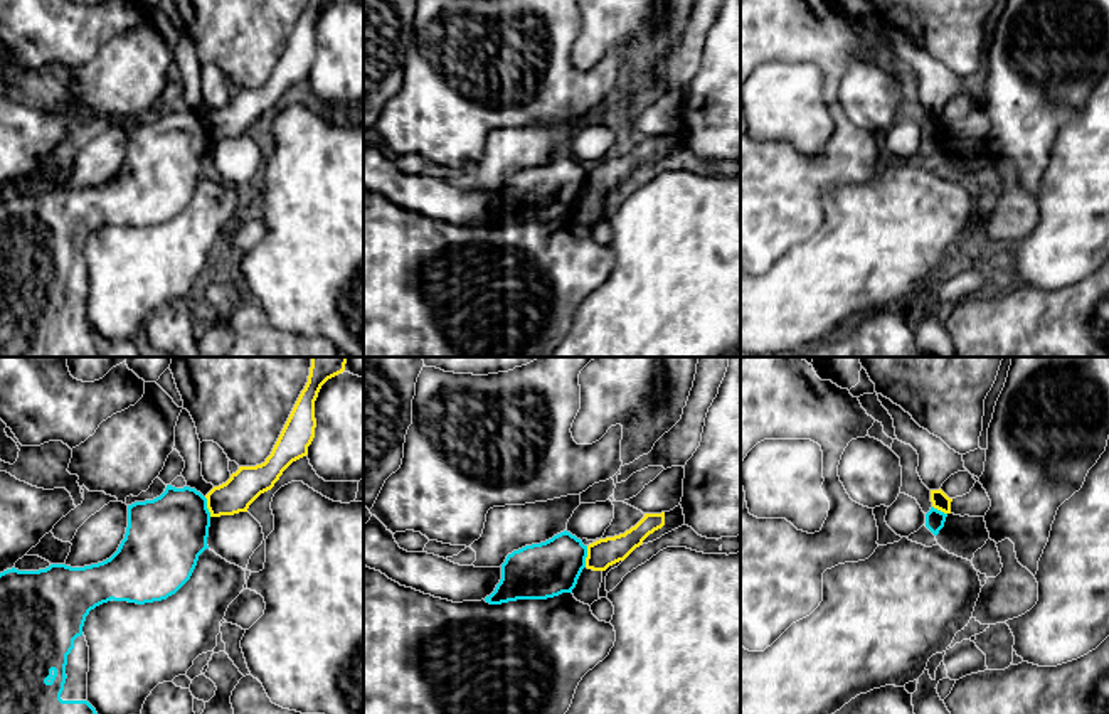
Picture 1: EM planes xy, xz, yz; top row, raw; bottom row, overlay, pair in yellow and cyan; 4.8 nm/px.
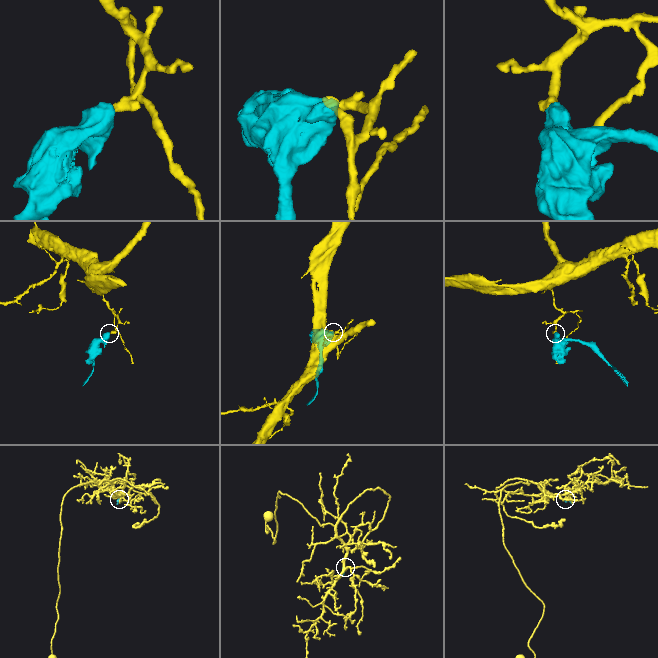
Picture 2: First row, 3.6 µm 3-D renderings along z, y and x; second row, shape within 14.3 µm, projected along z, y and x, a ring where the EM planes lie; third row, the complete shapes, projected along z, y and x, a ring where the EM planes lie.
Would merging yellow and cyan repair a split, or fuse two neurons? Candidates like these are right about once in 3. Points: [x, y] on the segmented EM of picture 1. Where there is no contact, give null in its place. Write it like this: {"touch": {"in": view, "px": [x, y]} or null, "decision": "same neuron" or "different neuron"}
{"touch": {"in": "xz", "px": [588, 556]}, "decision": "different neuron"}

